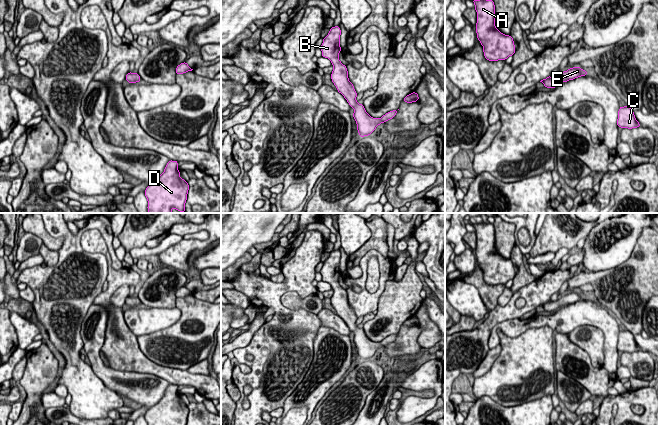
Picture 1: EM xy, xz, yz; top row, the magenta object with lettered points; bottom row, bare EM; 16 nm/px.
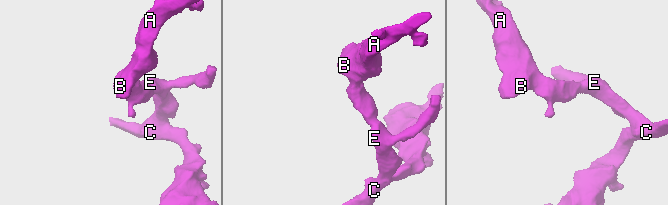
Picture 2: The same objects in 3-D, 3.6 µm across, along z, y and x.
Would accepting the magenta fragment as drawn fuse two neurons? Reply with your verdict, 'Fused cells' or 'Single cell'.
Single cell

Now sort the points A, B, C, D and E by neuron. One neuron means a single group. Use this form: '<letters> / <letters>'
A B C D E

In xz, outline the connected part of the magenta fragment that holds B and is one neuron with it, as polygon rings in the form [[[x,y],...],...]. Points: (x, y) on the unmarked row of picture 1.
[[[339,250],[330,252],[328,259],[323,262],[323,267],[320,271],[322,281],[328,282],[331,285],[333,289],[331,304],[336,310],[337,315],[344,320],[350,331],[354,333],[353,342],[356,345],[359,360],[369,360],[378,349],[394,342],[398,334],[390,335],[381,342],[373,342],[366,336],[363,328],[358,327],[356,324],[357,316],[349,305],[347,291],[339,284],[339,277],[342,274],[340,271],[340,259],[341,253]]]

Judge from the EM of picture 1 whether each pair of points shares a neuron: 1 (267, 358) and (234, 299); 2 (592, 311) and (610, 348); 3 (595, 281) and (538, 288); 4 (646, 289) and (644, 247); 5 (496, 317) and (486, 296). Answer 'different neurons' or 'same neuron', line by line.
1: different neurons
2: same neuron
3: different neurons
4: same neuron
5: different neurons

